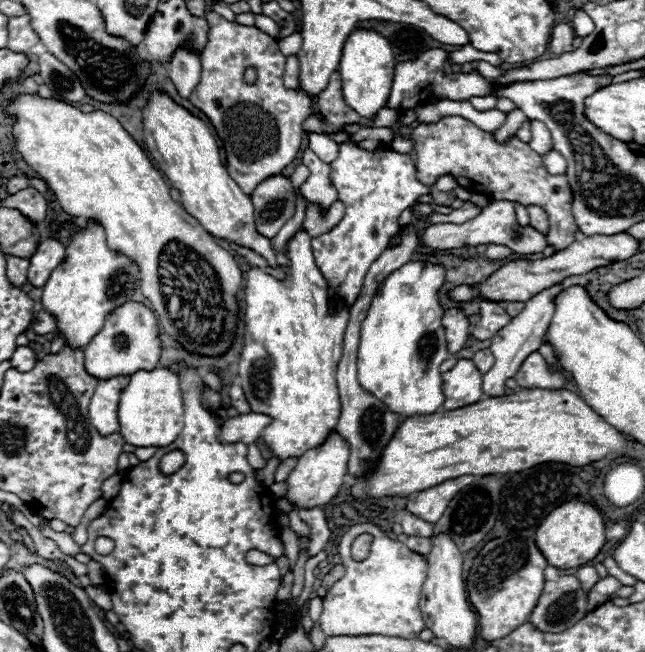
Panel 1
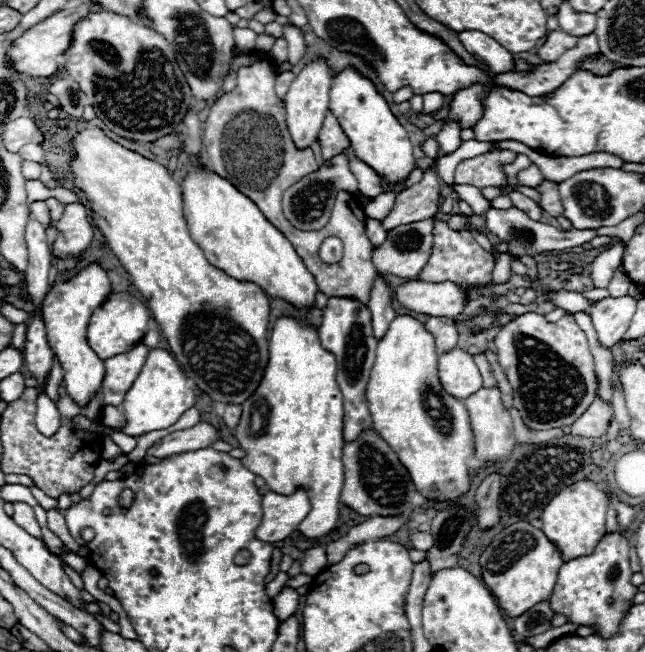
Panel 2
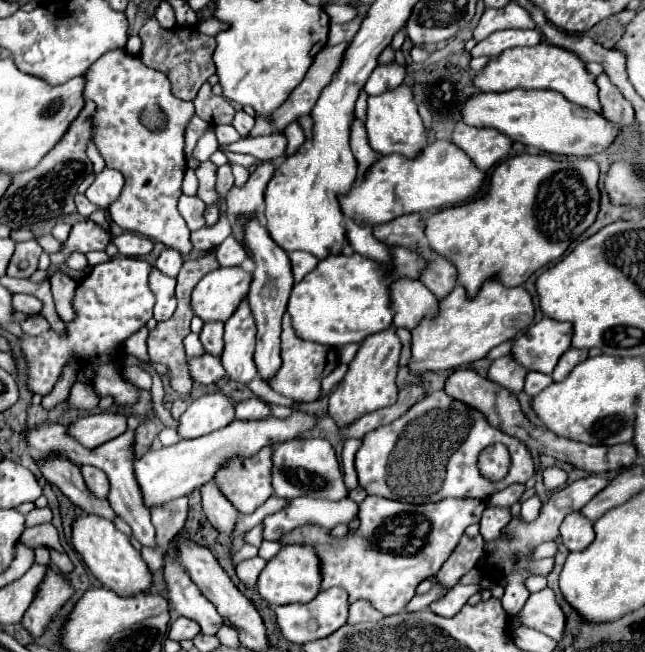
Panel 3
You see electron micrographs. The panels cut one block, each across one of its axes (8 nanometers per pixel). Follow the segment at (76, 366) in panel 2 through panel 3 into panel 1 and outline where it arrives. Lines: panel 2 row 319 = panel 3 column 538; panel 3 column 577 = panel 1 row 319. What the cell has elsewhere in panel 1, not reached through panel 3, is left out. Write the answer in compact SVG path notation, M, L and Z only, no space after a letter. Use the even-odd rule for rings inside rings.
M88 222L86 232L74 234L72 242L66 246L66 262L60 264L44 284L42 306L50 314L56 314L58 334L64 344L72 348L84 348L104 326L106 314L128 302L130 290L134 290L136 282L136 264L130 262L124 254L108 250L102 226Z

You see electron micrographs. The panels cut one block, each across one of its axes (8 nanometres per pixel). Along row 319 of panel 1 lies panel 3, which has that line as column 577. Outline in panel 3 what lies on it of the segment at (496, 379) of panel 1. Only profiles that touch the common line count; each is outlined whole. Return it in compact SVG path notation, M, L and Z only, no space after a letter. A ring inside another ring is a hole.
M572 512L564 518L564 522L560 526L560 536L562 536L562 544L570 552L578 552L582 548L588 548L594 542L592 522L586 520L582 514Z

